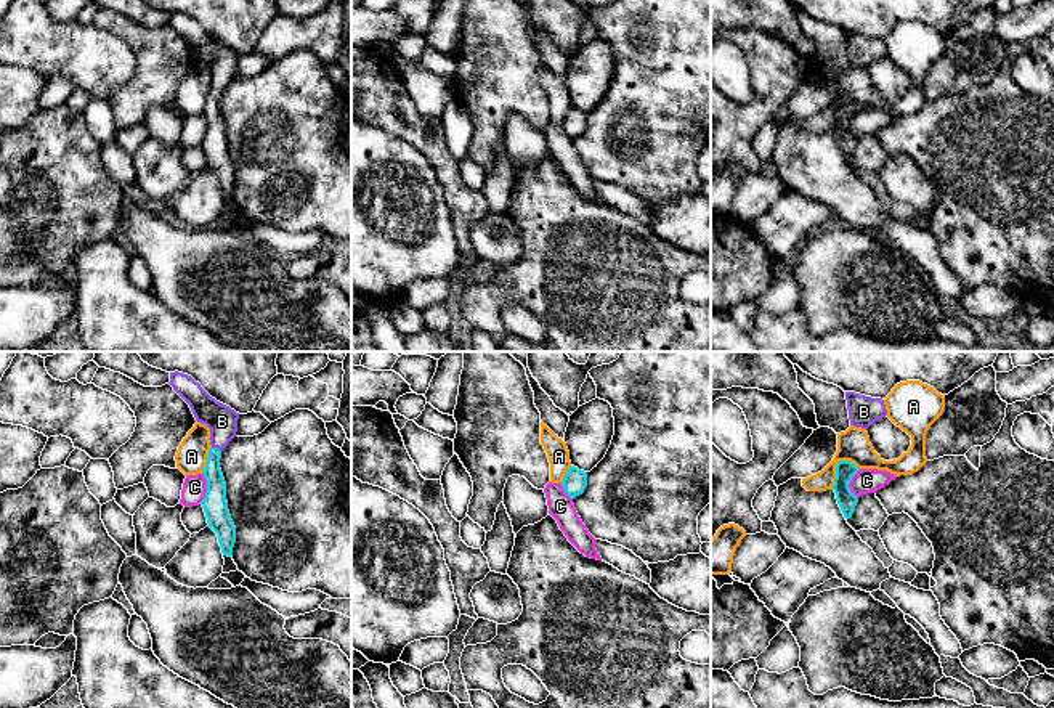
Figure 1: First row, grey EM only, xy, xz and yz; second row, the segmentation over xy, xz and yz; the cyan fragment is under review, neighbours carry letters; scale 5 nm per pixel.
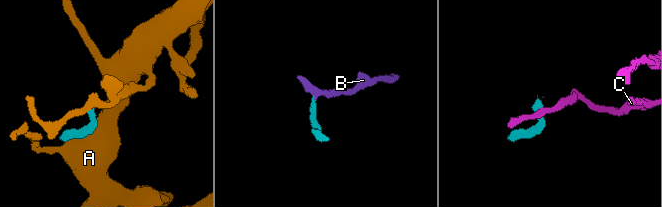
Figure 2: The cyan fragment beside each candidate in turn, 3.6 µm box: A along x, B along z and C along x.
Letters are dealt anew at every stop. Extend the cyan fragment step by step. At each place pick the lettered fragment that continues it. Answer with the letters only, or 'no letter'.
B

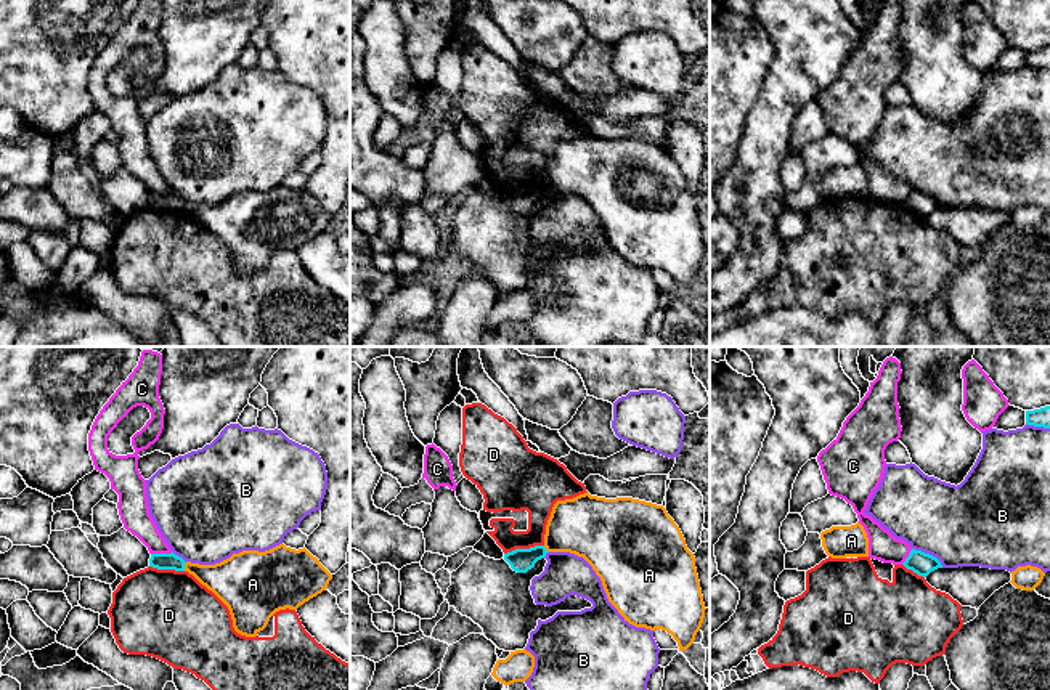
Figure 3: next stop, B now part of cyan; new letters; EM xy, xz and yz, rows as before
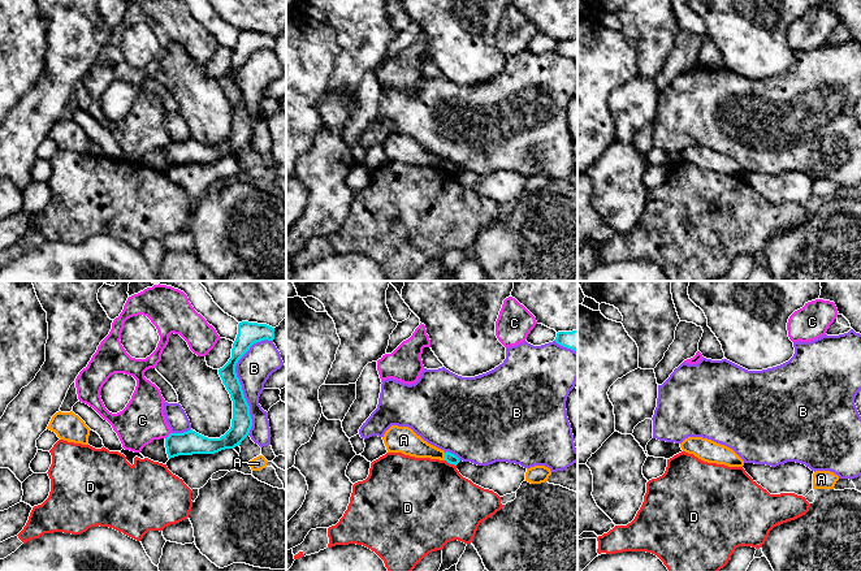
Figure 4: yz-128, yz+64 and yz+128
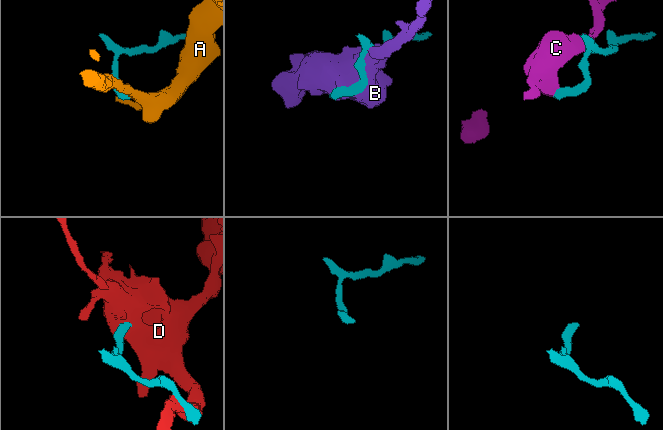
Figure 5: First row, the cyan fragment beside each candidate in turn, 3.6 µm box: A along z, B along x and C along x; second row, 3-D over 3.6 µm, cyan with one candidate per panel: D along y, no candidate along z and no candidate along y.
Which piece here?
no letter

